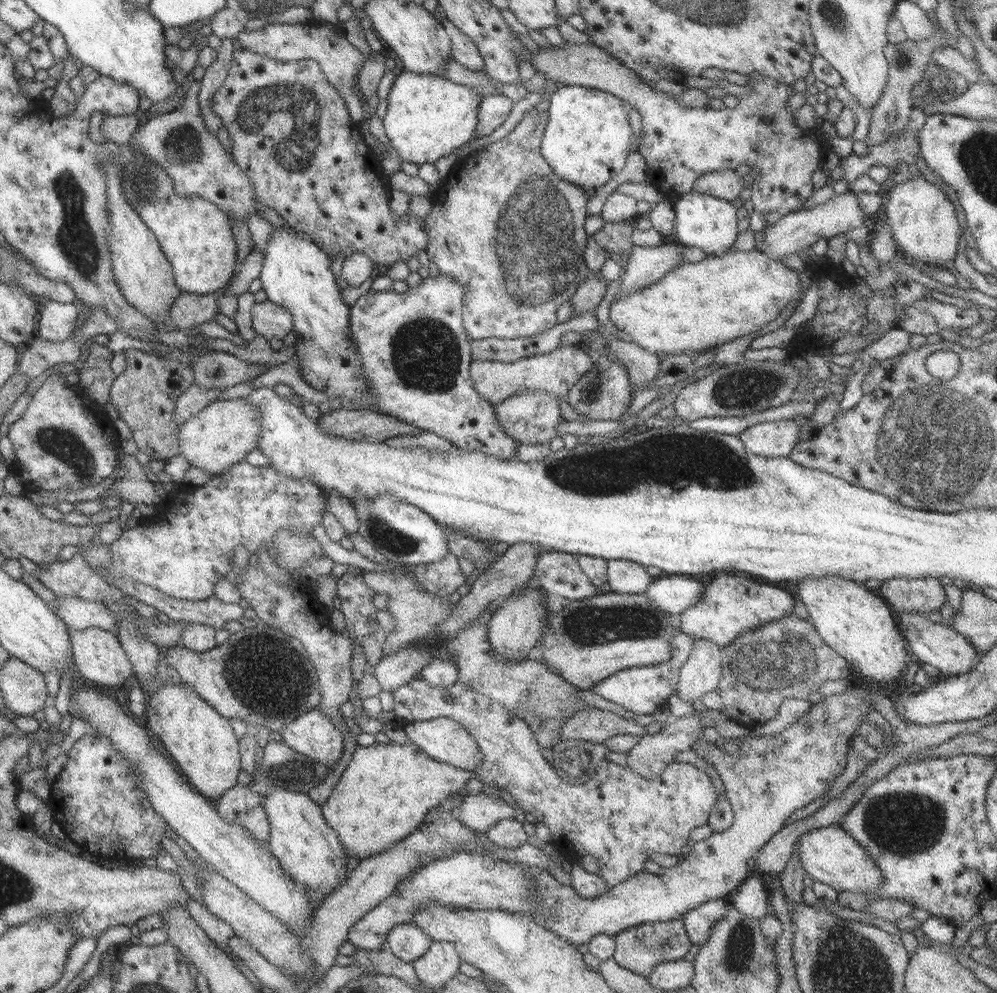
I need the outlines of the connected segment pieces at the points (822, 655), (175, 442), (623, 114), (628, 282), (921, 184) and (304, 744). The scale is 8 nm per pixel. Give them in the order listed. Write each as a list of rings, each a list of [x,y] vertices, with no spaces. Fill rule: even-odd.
[[[792,613],[756,630],[743,632],[734,643],[721,649],[721,667],[717,689],[700,698],[702,704],[712,710],[721,710],[730,719],[743,723],[748,728],[754,728],[758,724],[770,722],[777,715],[784,699],[807,700],[809,694],[816,692],[826,680],[848,678],[851,664],[824,642],[810,620],[800,619]]]
[[[128,349],[127,355],[129,366],[114,379],[110,401],[133,432],[139,451],[148,455],[150,460],[168,462],[180,455],[180,426],[172,416],[178,397],[195,382],[194,371],[182,362],[166,360],[143,350]]]
[[[561,86],[550,94],[549,120],[541,142],[541,153],[554,172],[584,189],[604,186],[612,176],[622,172],[626,158],[635,149],[635,139],[625,104],[613,94],[587,86]]]
[[[661,244],[658,248],[634,246],[627,260],[627,268],[622,272],[620,291],[616,298],[633,293],[642,287],[658,282],[680,263],[680,245]]]
[[[921,175],[905,182],[895,182],[888,190],[887,200],[880,216],[891,226],[898,250],[902,250],[908,259],[941,268],[955,260],[960,222],[956,217],[956,206],[943,188],[926,181]]]
[[[312,709],[280,731],[282,740],[292,750],[327,764],[329,768],[342,758],[344,737],[334,721],[320,709]]]

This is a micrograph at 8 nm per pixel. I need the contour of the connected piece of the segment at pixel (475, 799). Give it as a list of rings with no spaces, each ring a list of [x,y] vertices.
[[[485,792],[472,793],[464,800],[461,798],[448,798],[448,802],[453,806],[458,820],[464,826],[477,832],[488,832],[498,821],[506,818],[514,819],[514,808],[509,806],[500,797],[492,797]]]

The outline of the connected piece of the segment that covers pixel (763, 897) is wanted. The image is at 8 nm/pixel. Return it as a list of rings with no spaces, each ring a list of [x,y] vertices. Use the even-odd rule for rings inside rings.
[[[753,873],[730,896],[729,903],[740,912],[758,920],[771,913],[770,897],[763,879]]]

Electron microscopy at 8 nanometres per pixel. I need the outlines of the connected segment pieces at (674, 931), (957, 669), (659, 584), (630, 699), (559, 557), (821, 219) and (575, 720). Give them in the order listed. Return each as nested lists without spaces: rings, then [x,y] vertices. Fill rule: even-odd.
[[[676,917],[667,921],[638,923],[638,926],[628,928],[615,936],[614,961],[618,965],[641,976],[650,975],[658,964],[674,960],[685,959],[692,942],[684,927],[682,917]]]
[[[894,611],[894,617],[909,652],[921,662],[935,666],[940,671],[940,678],[966,674],[981,659],[981,654],[967,638],[942,622],[930,621],[926,613],[898,613]]]
[[[662,576],[650,584],[646,598],[649,605],[677,618],[684,610],[698,604],[704,597],[704,591],[706,585],[696,578],[692,580],[686,576]]]
[[[677,629],[677,632],[679,637],[675,639],[675,650],[671,660],[656,665],[637,666],[619,670],[607,679],[601,680],[592,690],[596,694],[600,694],[602,698],[620,704],[620,706],[632,711],[636,715],[652,714],[654,710],[660,708],[670,695],[675,694],[677,682],[679,681],[680,666],[682,666],[689,656],[690,650],[692,650],[693,638],[687,639],[685,635],[681,634],[679,629]]]
[[[544,550],[534,569],[534,580],[544,592],[557,594],[570,601],[592,598],[598,594],[590,578],[570,553]]]
[[[848,190],[845,193],[833,195],[828,202],[820,206],[785,214],[775,223],[766,225],[762,230],[764,233],[762,244],[757,243],[755,250],[764,253],[772,260],[783,261],[793,253],[800,254],[801,251],[808,250],[814,242],[822,237],[830,239],[841,232],[846,233],[856,227],[863,226],[866,222],[866,216],[868,215],[864,214],[859,207],[857,194]]]
[[[593,707],[578,711],[566,719],[560,731],[560,740],[566,742],[575,739],[605,744],[608,739],[622,734],[642,738],[648,735],[648,730],[633,719],[627,720],[617,713]]]

